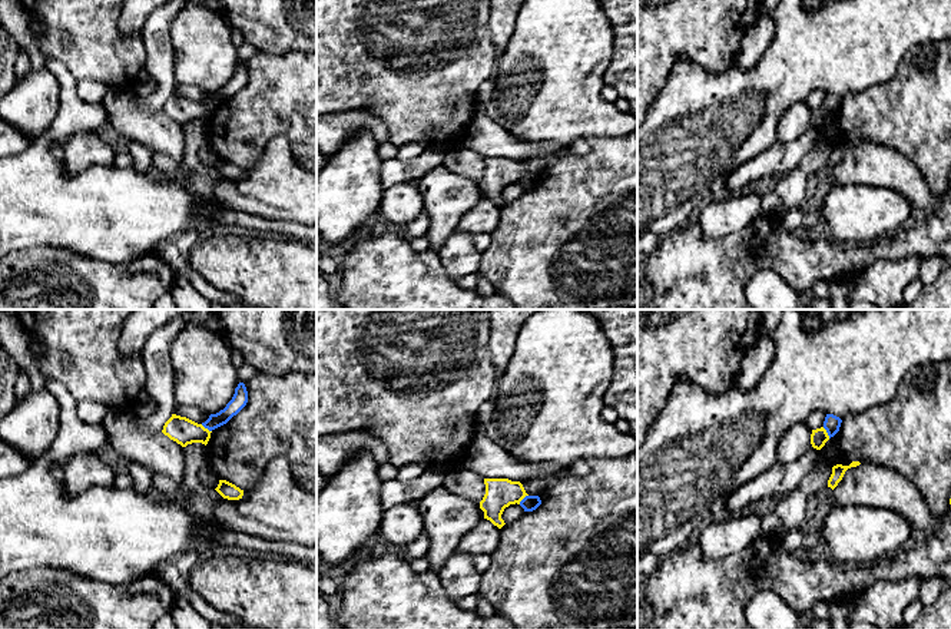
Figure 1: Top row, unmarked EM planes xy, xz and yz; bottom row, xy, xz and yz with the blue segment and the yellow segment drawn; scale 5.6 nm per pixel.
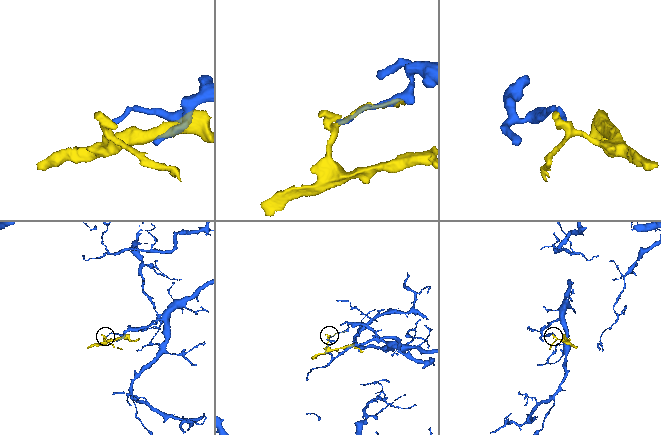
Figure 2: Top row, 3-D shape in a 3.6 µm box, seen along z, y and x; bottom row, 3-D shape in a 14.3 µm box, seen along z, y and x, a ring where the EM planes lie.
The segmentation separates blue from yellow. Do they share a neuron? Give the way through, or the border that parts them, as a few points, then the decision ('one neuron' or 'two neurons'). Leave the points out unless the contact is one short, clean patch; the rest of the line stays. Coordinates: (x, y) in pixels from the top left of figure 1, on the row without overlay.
border yz (822, 106), (829, 116); two neurons

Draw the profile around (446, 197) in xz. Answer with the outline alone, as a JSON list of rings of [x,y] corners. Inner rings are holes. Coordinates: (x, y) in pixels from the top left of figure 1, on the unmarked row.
[[[441,165],[420,178],[417,185],[428,213],[425,238],[430,251],[438,254],[460,218],[483,198],[480,182],[450,172]]]

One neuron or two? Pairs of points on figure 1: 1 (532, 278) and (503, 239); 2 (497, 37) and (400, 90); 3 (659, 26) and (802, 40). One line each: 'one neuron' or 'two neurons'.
1: one neuron
2: two neurons
3: two neurons

